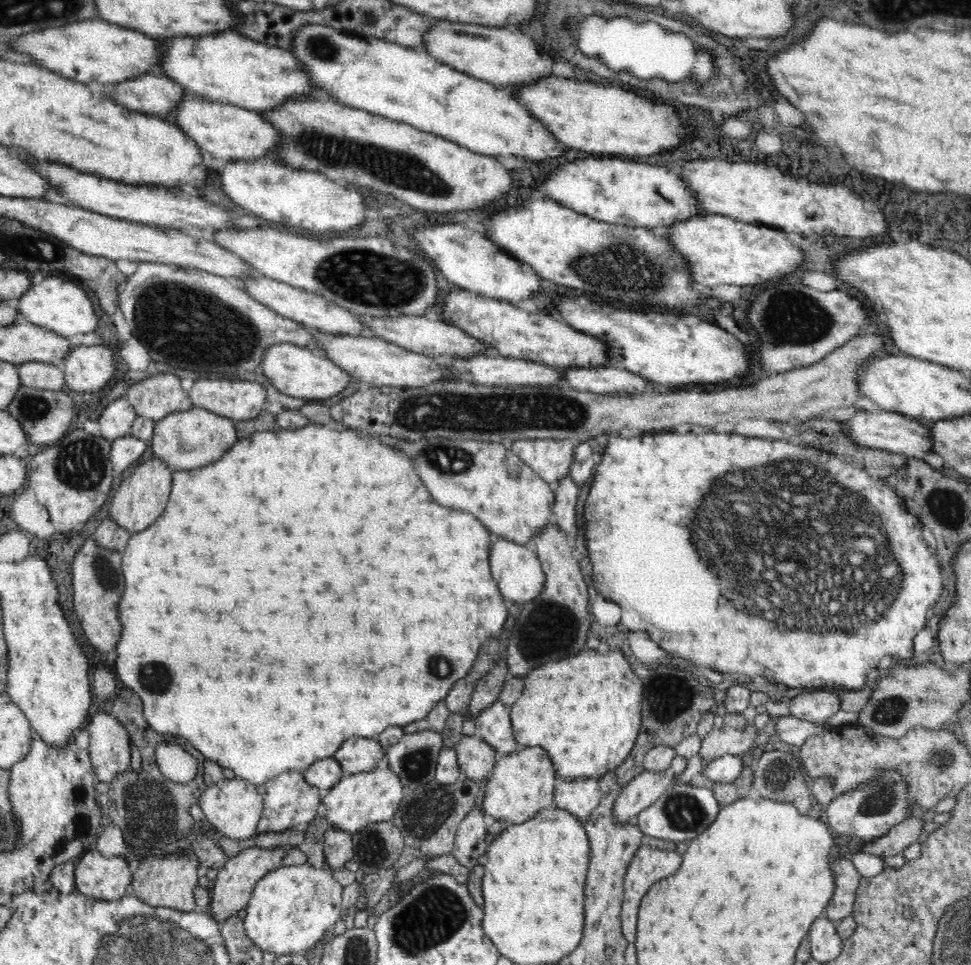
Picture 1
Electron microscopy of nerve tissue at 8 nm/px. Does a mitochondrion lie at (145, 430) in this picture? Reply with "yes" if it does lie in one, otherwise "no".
no

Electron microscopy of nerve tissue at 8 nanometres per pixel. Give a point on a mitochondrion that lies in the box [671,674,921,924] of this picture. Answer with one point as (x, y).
(892, 713)

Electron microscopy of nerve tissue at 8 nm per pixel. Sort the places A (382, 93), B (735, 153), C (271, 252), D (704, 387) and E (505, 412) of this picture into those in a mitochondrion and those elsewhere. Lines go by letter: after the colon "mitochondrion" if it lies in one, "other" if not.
A: other
B: other
C: other
D: other
E: mitochondrion

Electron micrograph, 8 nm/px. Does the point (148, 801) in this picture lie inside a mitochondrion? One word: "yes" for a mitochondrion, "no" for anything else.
yes

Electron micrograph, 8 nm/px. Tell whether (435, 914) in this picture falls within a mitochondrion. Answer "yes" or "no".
yes

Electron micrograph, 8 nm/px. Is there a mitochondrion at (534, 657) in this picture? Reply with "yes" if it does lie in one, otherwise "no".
yes

